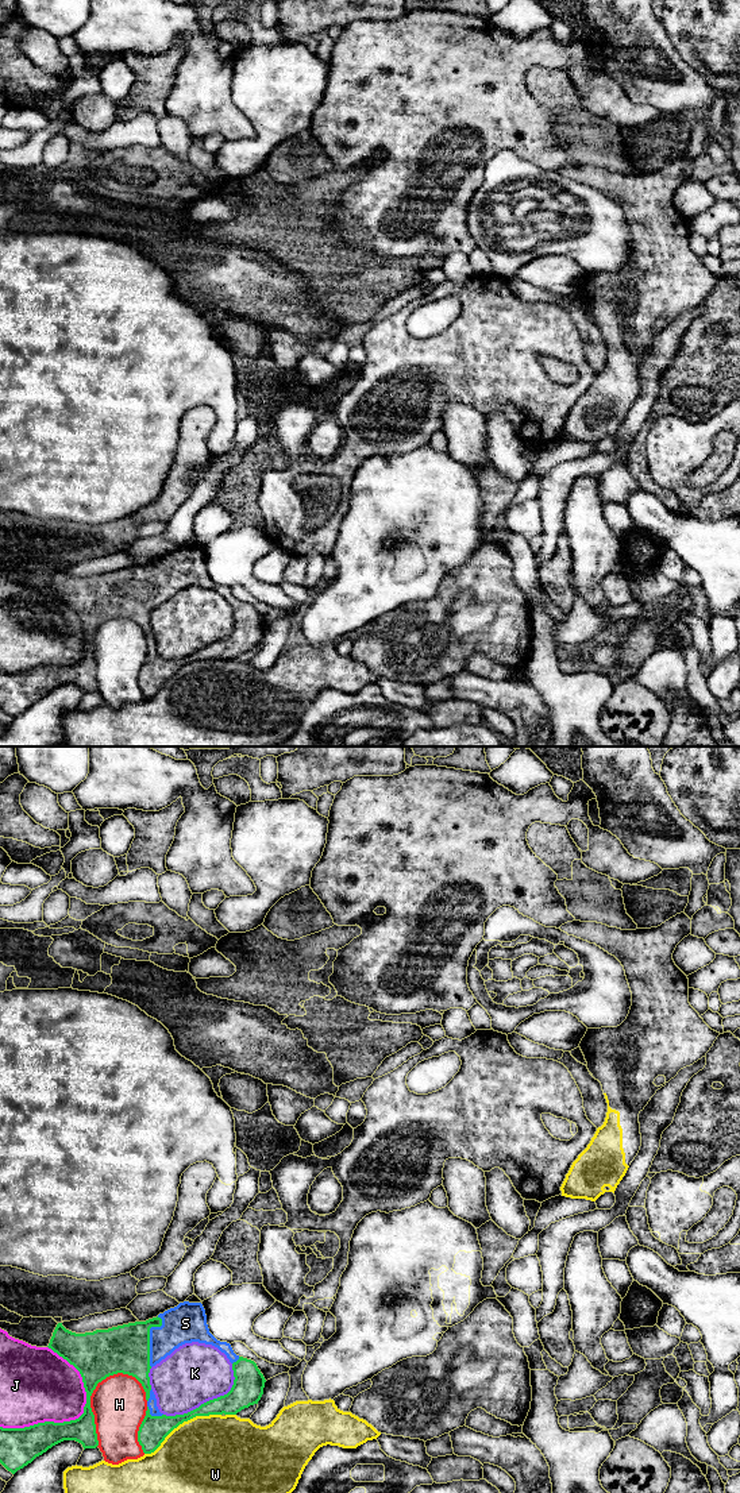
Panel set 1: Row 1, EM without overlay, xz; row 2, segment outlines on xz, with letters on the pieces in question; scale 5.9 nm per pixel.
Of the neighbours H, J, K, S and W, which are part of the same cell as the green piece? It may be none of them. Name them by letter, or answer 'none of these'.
S

